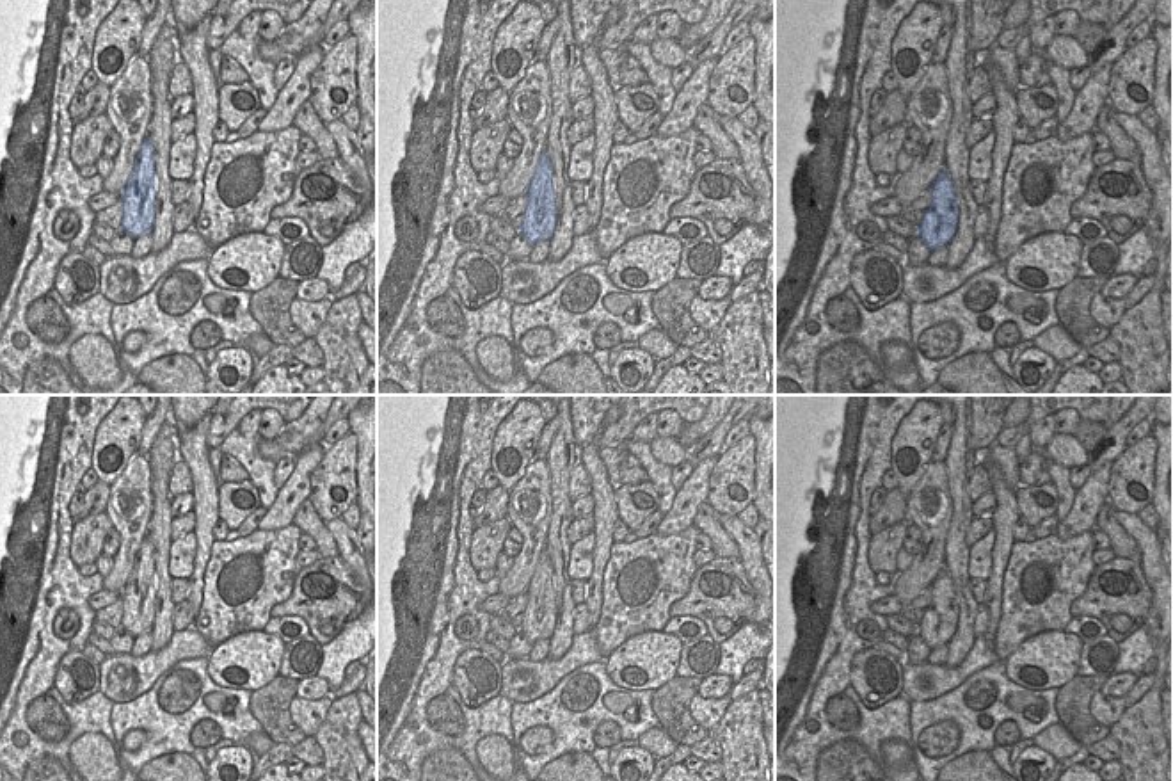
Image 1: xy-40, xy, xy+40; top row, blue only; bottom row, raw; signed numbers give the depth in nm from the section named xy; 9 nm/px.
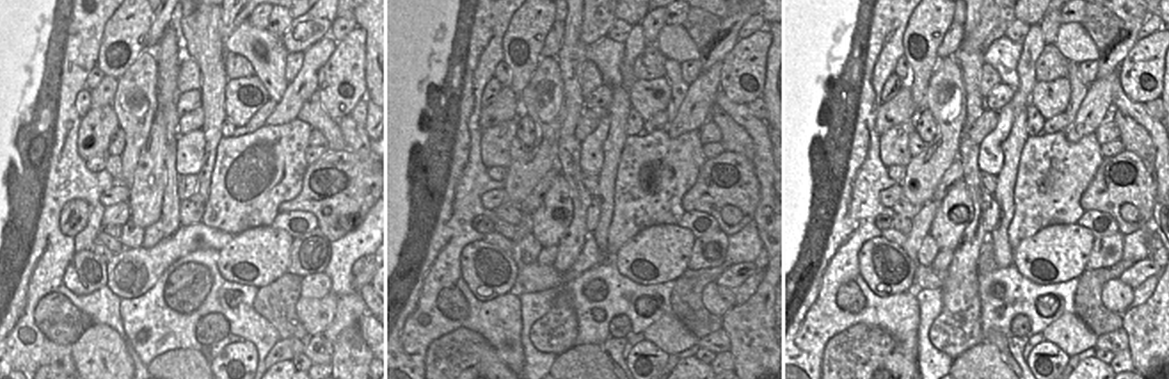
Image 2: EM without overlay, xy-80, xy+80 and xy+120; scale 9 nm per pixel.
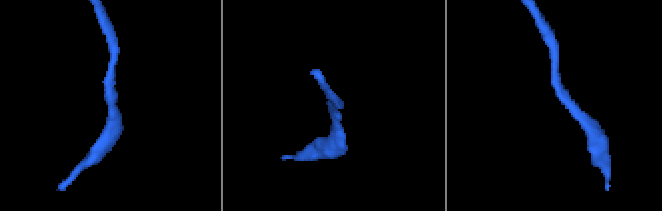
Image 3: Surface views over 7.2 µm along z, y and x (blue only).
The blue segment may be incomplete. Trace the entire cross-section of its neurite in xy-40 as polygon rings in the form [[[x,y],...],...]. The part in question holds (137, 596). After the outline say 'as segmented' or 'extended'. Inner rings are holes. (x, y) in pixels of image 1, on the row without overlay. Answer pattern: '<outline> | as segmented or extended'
[[[144,537],[133,569],[121,591],[123,619],[121,628],[133,639],[153,630],[156,596],[155,546]]] | as segmented

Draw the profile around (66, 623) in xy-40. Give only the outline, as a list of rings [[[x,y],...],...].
[[[60,608],[53,619],[53,633],[62,640],[69,640],[76,635],[80,619],[73,608]]]

